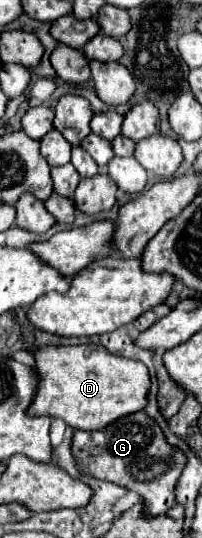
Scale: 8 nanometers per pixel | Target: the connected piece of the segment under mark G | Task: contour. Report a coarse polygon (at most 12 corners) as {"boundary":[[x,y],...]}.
{"boundary":[[143,411],[75,431],[77,469],[175,505],[185,455]]}

